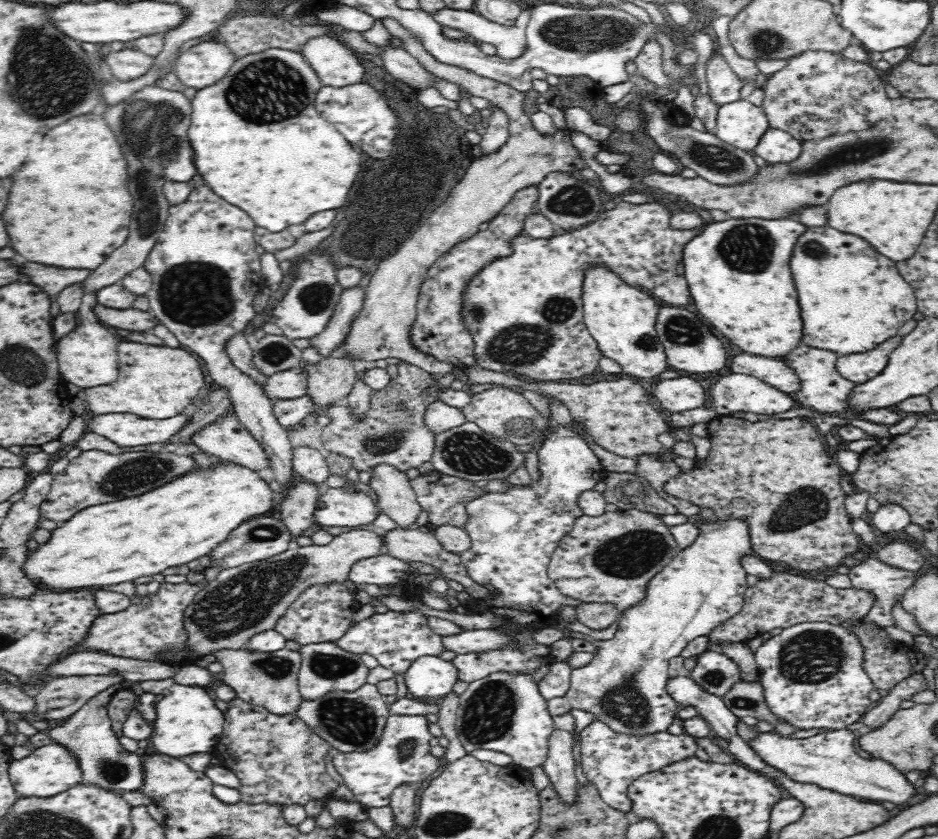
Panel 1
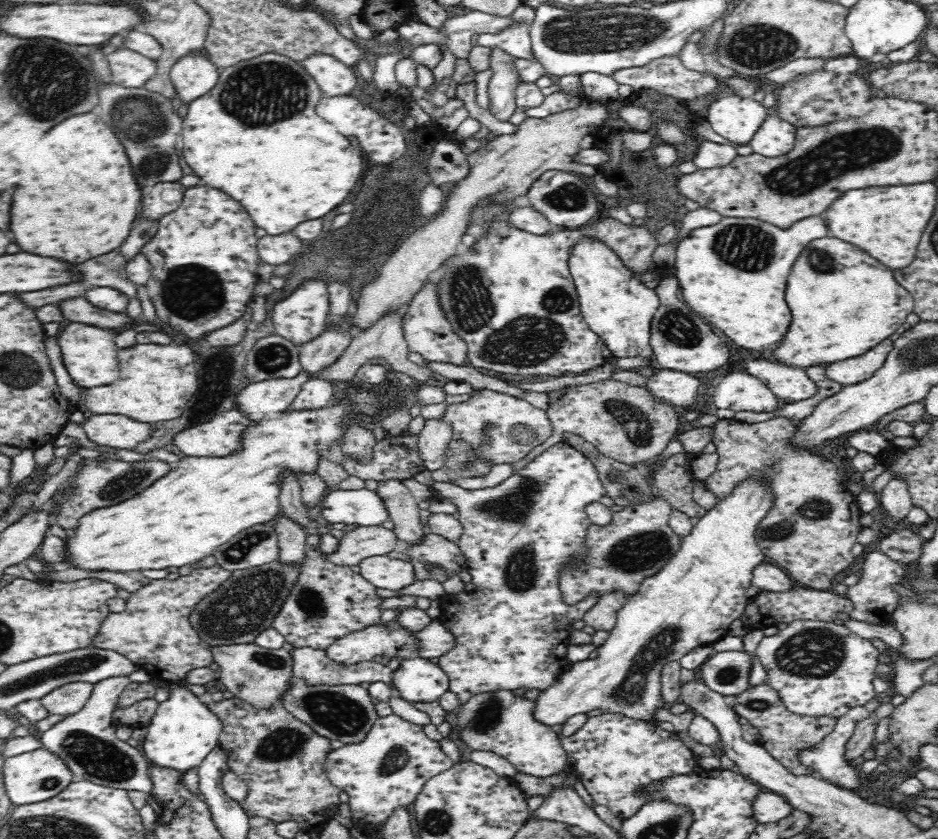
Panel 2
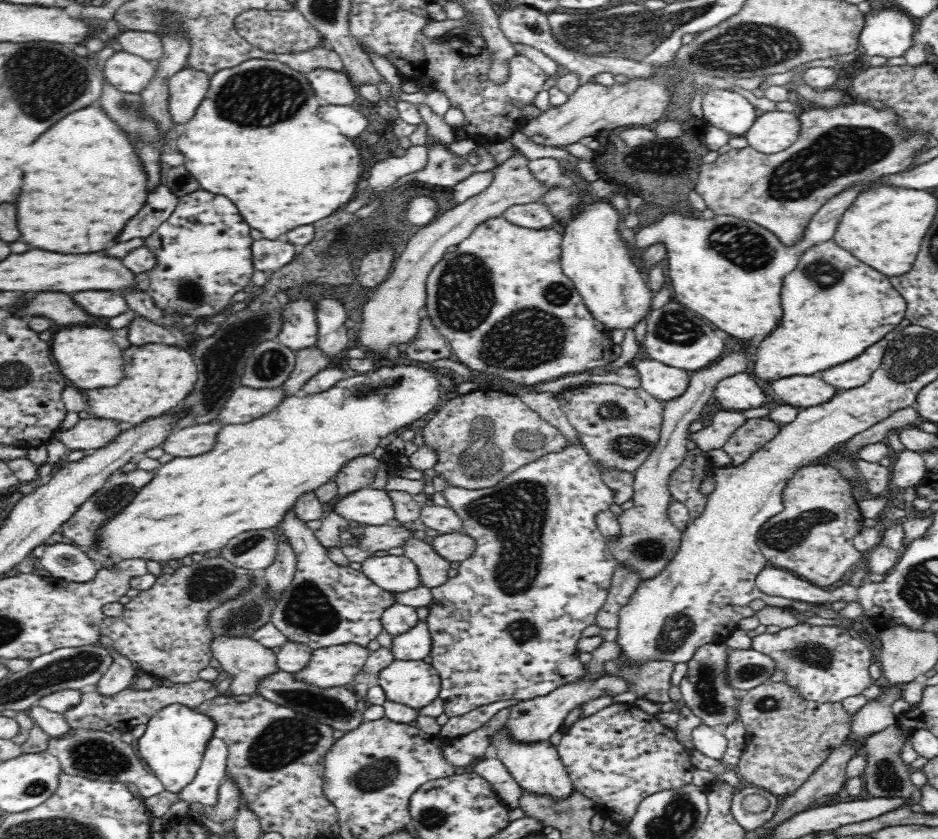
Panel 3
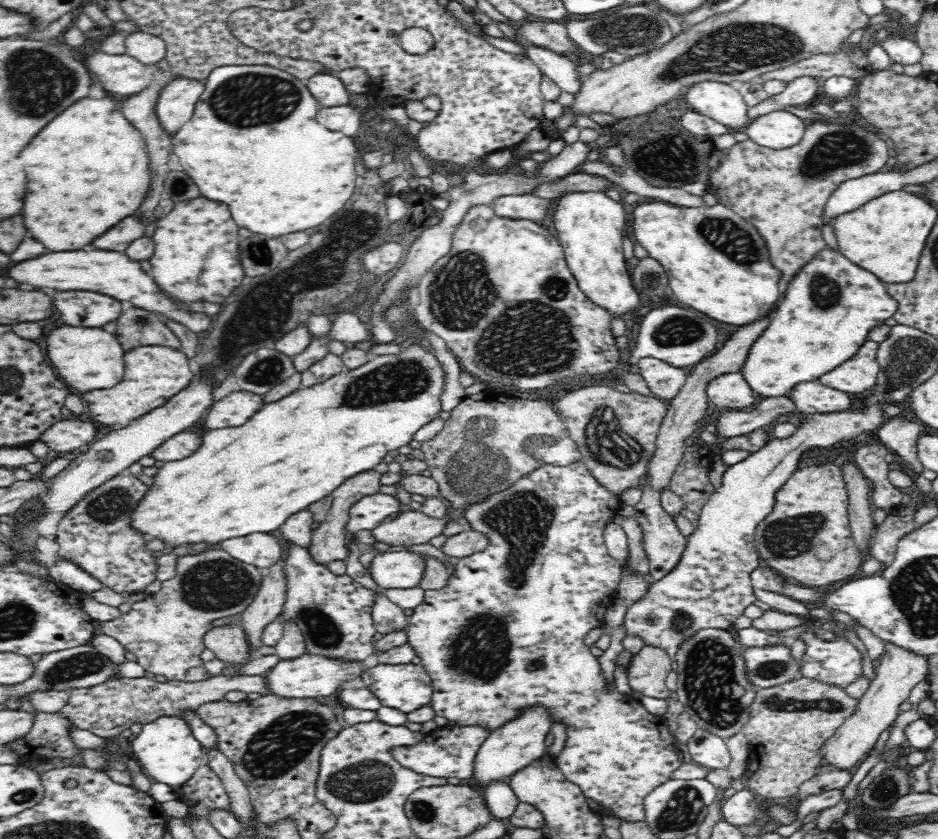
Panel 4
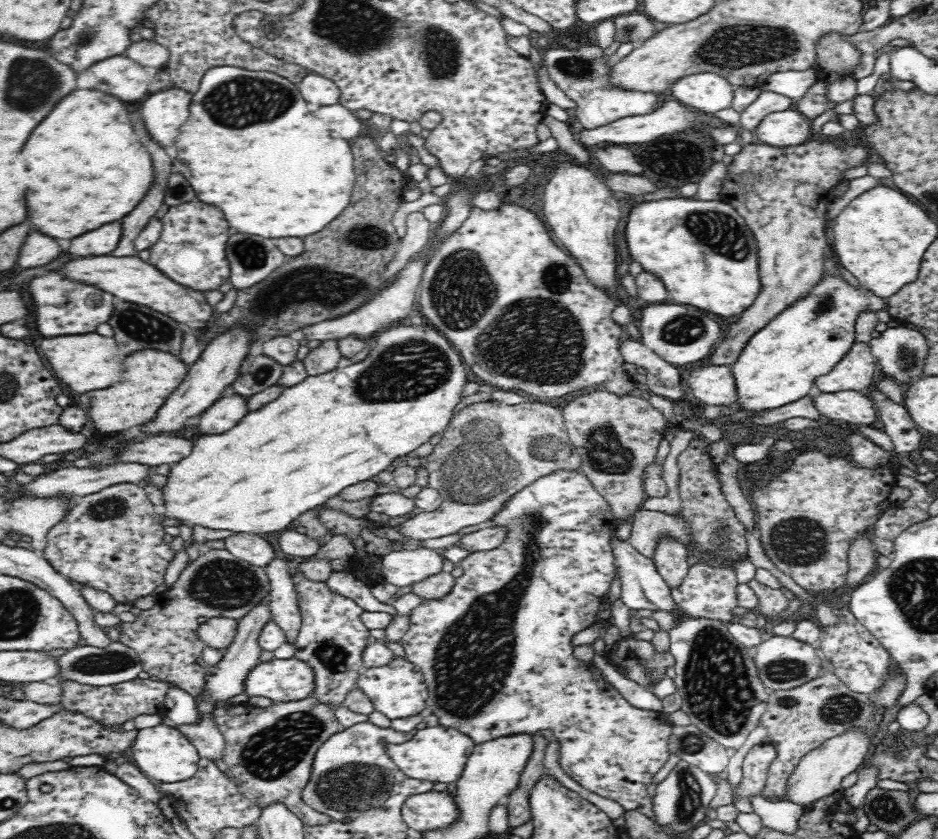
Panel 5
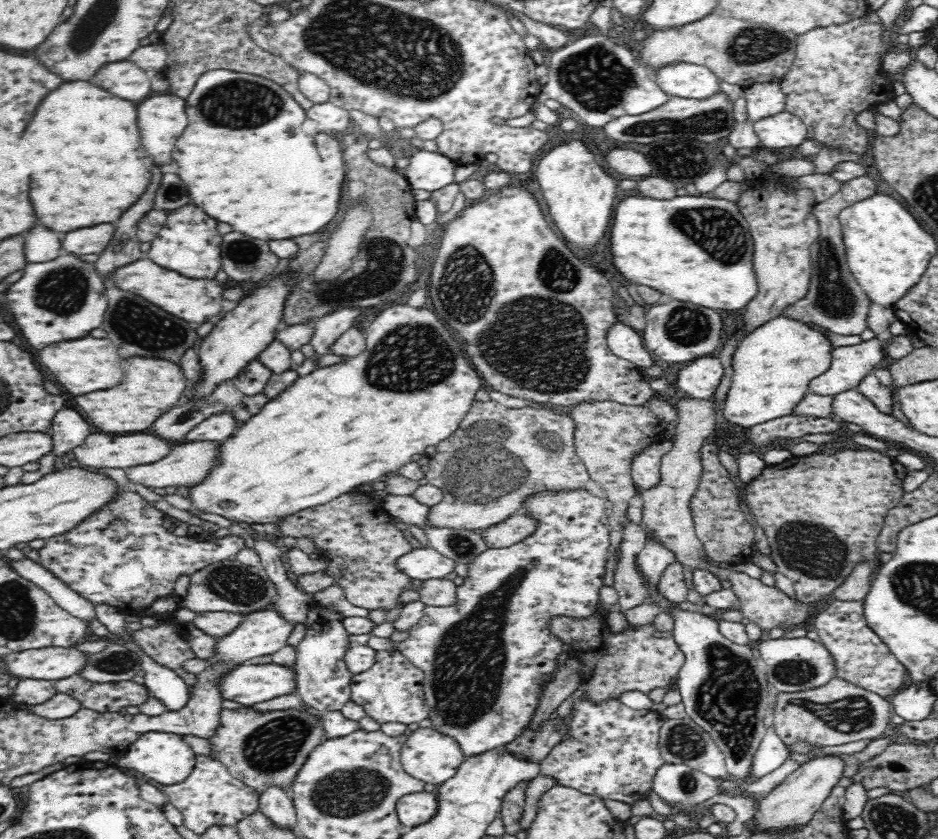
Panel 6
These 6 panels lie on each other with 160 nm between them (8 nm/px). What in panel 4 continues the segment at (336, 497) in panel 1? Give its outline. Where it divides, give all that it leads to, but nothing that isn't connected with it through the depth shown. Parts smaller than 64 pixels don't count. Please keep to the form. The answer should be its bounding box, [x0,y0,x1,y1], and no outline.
[347,493,400,532]

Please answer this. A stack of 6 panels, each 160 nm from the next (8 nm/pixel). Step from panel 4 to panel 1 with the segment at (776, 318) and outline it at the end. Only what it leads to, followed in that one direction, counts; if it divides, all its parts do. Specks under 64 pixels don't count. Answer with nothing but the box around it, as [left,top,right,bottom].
[789,224,917,354]

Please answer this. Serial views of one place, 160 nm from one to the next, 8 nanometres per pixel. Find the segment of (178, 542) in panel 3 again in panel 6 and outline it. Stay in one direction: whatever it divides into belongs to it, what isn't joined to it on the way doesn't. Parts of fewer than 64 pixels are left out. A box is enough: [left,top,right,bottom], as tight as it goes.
[187,301,485,526]

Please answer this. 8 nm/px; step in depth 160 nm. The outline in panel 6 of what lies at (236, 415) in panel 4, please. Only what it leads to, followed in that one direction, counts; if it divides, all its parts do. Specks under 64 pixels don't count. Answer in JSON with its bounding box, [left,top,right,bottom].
[185,410,237,442]

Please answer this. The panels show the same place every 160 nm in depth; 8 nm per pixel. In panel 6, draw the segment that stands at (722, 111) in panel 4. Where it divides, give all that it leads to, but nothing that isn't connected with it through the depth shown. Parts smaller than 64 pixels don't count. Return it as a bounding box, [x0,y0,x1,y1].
[654,63,722,99]

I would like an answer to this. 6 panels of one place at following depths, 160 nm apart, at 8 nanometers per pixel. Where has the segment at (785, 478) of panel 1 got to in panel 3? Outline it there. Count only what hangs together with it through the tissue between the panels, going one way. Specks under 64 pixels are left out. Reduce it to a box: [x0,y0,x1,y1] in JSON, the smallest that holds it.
[724,418,863,588]

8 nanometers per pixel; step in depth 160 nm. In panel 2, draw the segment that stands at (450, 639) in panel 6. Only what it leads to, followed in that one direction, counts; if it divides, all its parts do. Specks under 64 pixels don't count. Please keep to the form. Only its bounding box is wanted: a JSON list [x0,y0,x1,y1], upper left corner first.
[432,440,698,820]

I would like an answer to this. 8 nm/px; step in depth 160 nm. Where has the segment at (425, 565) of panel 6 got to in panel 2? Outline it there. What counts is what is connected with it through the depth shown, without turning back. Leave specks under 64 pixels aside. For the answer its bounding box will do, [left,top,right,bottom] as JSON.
[357,555,414,591]

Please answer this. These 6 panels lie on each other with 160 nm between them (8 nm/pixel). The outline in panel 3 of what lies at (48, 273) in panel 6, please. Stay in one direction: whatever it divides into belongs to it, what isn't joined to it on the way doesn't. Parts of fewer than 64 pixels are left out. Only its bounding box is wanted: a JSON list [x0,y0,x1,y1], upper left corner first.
[74,290,128,318]

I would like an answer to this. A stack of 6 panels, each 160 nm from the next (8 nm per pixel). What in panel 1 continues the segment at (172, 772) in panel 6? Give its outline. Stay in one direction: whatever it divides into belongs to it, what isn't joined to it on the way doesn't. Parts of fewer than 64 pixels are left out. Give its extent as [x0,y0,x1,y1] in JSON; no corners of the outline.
[141,679,225,759]

